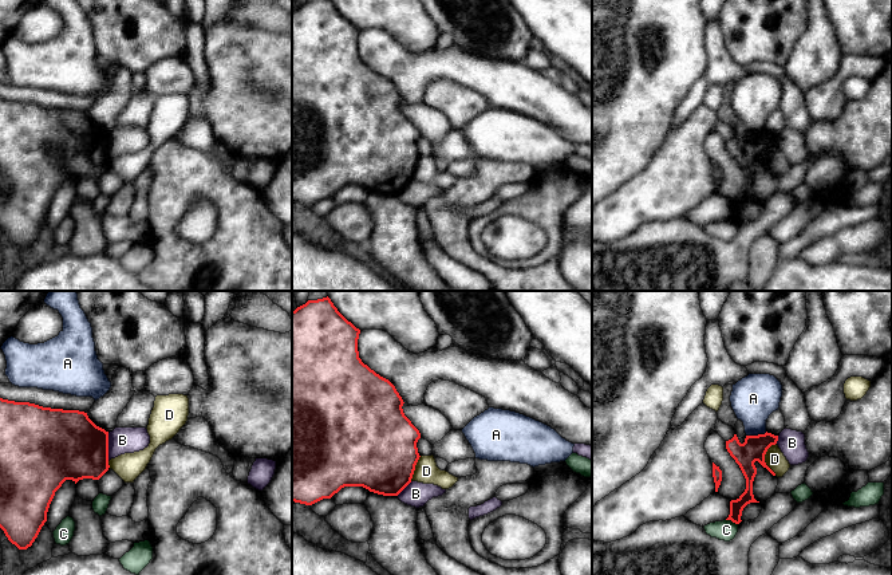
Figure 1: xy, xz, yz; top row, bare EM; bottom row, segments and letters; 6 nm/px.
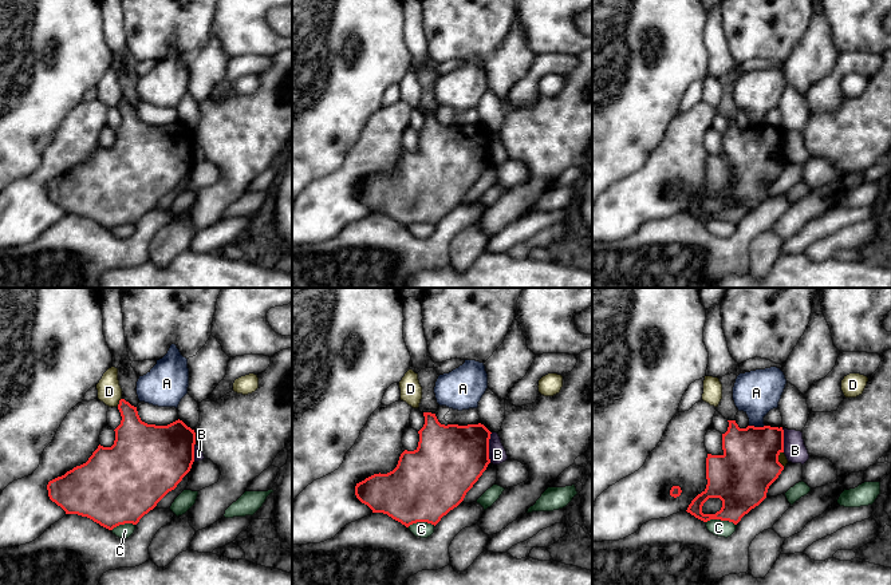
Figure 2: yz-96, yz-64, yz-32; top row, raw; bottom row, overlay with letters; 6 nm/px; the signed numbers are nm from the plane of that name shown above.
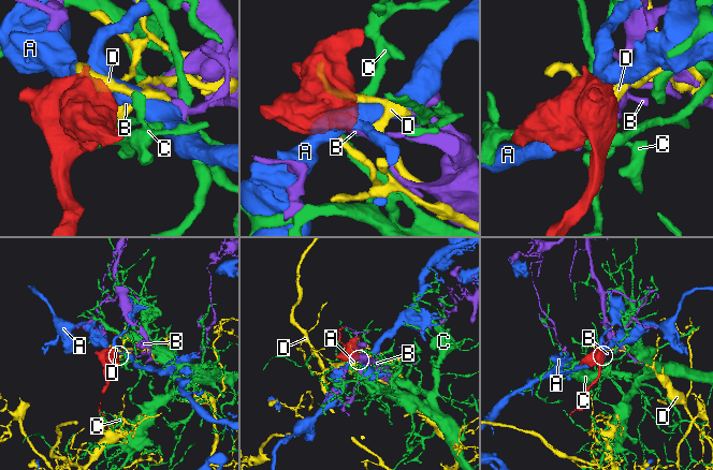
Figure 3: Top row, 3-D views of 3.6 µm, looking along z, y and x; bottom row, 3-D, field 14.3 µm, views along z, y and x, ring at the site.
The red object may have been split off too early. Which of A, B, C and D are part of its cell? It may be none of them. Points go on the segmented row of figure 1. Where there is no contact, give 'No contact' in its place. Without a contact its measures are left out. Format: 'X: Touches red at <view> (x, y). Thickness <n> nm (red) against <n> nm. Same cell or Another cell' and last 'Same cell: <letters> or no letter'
A: Touches red at yz (756, 436). Thickness 150 nm (red) against 280 nm. Another cell
B: Touches red at xy (107, 446). Thickness 420 nm (red) against 160 nm. Another cell
C: Touches red at yz (731, 520). Thickness 80 nm (red) against 120 nm. Another cell
D: Touches red at yz (764, 459). Thickness 150 nm (red) against 120 nm. Another cell
Same cell: no letter

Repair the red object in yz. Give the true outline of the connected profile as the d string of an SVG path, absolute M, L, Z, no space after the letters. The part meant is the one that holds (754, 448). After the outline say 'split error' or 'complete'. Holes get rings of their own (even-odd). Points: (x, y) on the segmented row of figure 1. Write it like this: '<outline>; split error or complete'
M771 433L758 434L758 436L746 436L745 442L741 444L737 434L729 441L726 441L726 449L730 456L739 465L745 478L746 489L737 499L730 501L730 515L726 520L731 520L735 524L739 524L743 508L750 503L759 503L754 499L753 495L753 481L757 474L757 468L754 465L758 461L763 468L766 468L773 476L775 473L766 465L765 454L771 445L775 445L778 436Z; complete

